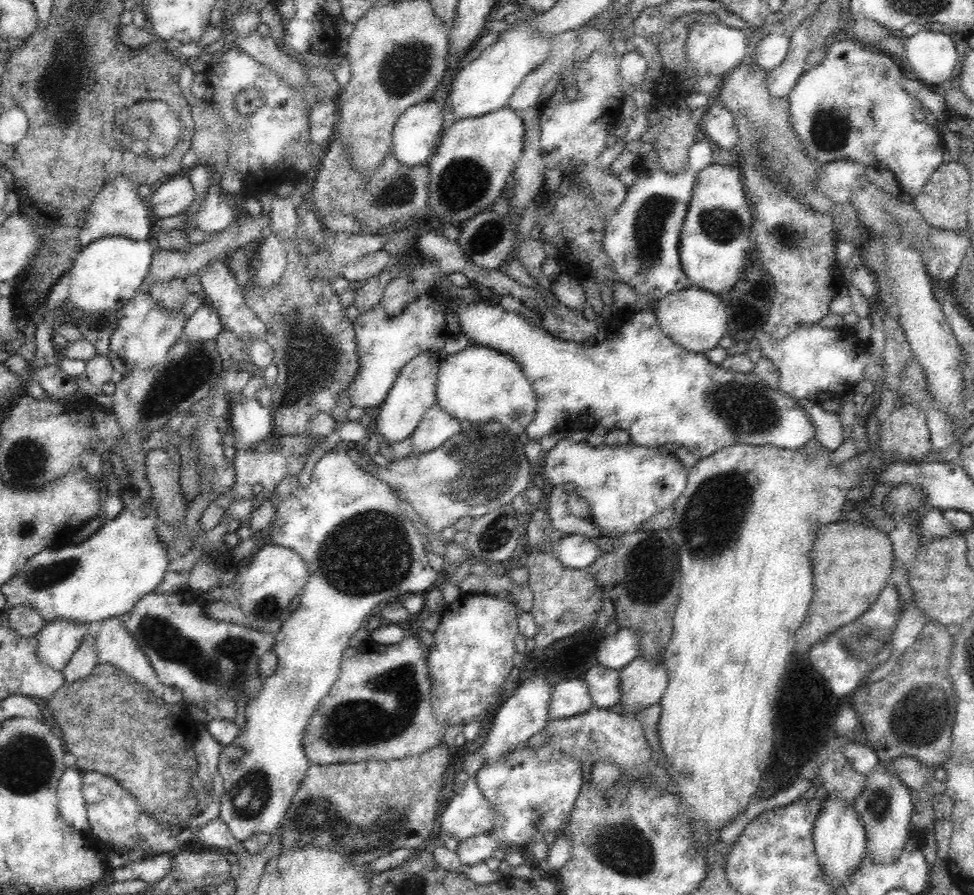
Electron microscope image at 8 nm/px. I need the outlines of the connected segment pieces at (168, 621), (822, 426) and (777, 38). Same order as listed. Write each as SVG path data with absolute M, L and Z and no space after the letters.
M152 591L143 596L132 611L119 618L132 633L138 646L146 653L162 684L180 688L186 706L199 707L202 704L215 709L218 698L238 702L240 698L248 700L250 696L254 696L254 692L258 692L263 682L258 675L258 661L273 648L275 638L270 632L258 632L248 626L213 620L208 614L206 615L206 607L207 600L203 599L203 595L191 596L190 592L180 591L162 593Z
M806 399L799 400L801 406L810 417L815 426L815 439L824 446L826 450L833 451L838 448L844 440L844 429L842 429L841 418L836 411L826 411L819 403Z
M767 32L755 49L751 61L762 71L770 72L777 68L789 52L789 38L784 34L771 34Z

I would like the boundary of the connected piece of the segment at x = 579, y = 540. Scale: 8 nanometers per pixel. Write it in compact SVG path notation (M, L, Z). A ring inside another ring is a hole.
M582 534L564 535L558 546L558 559L566 568L588 568L600 554L596 541Z

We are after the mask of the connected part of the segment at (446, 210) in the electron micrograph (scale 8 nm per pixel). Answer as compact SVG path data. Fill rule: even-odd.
M505 106L478 118L456 119L445 131L428 162L428 206L446 222L461 226L507 194L506 180L523 152L524 121Z

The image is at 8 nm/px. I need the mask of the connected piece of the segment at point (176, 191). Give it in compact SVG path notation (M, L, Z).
M175 176L158 184L153 188L153 193L146 200L152 212L158 218L165 219L182 214L192 208L195 200L195 190L189 176Z

